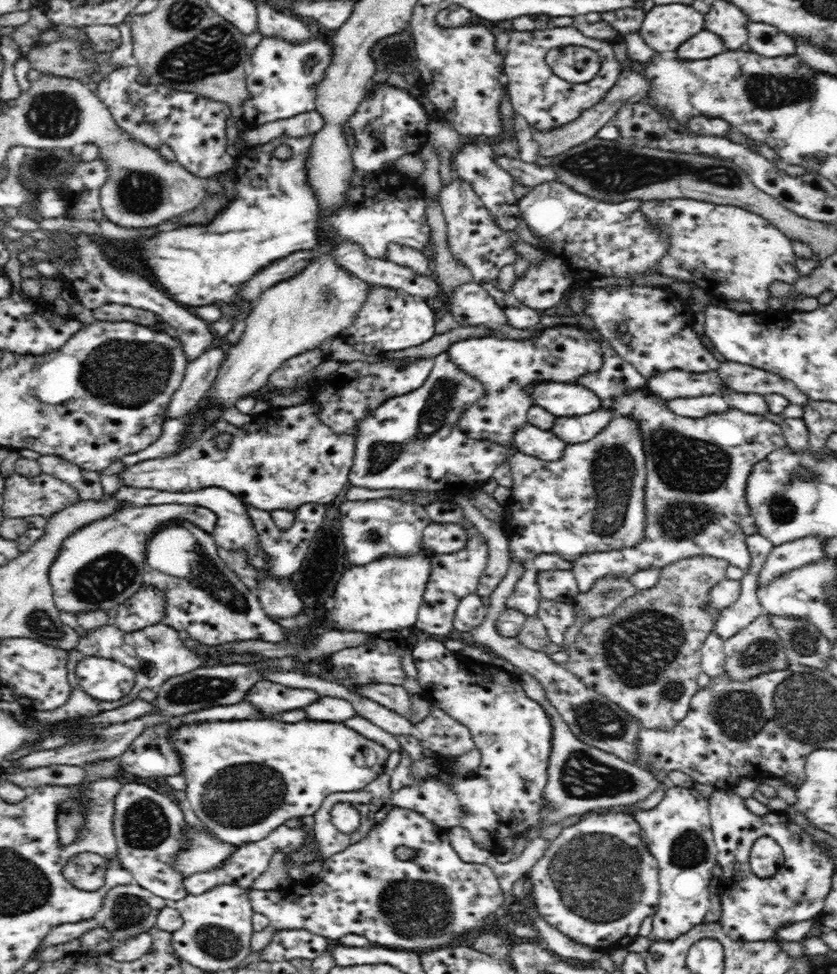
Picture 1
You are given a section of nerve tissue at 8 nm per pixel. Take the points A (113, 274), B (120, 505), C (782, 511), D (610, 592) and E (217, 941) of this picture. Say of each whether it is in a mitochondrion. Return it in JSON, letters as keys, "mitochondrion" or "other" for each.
{"A":"other","B":"other","C":"mitochondrion","D":"mitochondrion","E":"mitochondrion"}

